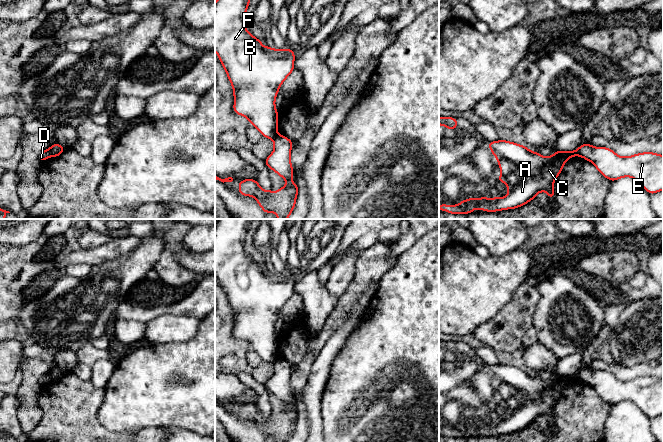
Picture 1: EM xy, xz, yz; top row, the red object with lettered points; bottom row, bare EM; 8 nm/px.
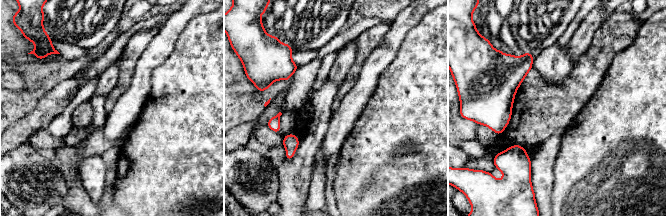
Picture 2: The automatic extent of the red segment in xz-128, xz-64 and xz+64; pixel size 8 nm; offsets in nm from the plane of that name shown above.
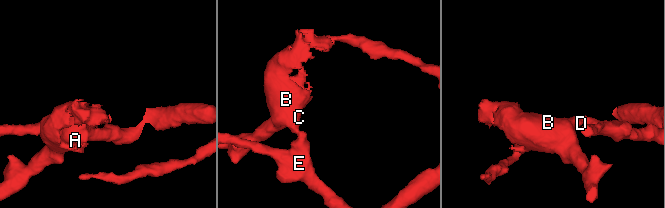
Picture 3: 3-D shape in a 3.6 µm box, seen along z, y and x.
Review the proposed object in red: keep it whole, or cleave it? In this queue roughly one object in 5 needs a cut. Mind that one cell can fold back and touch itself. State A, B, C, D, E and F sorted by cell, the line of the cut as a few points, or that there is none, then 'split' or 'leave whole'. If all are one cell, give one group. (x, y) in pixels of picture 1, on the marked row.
A B C D F / E | xy (49, 148), (51, 155) | split

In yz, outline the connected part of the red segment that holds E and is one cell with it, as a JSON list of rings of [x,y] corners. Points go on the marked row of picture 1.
[[[581,144],[579,155],[592,162],[608,180],[631,177],[650,195],[663,190],[663,155],[654,152],[621,157],[607,147]]]

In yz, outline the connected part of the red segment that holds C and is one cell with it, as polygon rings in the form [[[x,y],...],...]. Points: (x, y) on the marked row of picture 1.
[[[505,140],[493,141],[486,145],[498,160],[499,168],[502,172],[502,174],[496,178],[496,181],[502,181],[508,186],[508,196],[493,197],[491,200],[486,196],[480,197],[479,200],[477,200],[476,197],[472,197],[460,201],[459,205],[445,205],[444,202],[441,201],[441,205],[439,206],[440,211],[444,212],[447,210],[448,214],[470,214],[474,209],[483,209],[485,212],[515,209],[533,200],[541,191],[546,191],[549,199],[554,198],[553,184],[561,173],[565,162],[573,156],[580,156],[577,149],[568,152],[556,150],[554,155],[544,157],[538,152],[531,151],[524,145],[518,145]]]

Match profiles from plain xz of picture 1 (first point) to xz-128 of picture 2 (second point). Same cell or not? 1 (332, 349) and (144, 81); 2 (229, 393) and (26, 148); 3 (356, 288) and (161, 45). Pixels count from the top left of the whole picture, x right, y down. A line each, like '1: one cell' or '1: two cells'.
1: one cell
2: one cell
3: two cells

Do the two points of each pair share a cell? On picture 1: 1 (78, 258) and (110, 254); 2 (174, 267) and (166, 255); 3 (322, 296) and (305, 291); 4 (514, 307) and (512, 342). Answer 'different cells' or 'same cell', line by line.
1: same cell
2: same cell
3: same cell
4: same cell

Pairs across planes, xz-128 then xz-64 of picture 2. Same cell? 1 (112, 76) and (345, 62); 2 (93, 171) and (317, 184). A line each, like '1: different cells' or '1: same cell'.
1: same cell
2: same cell

